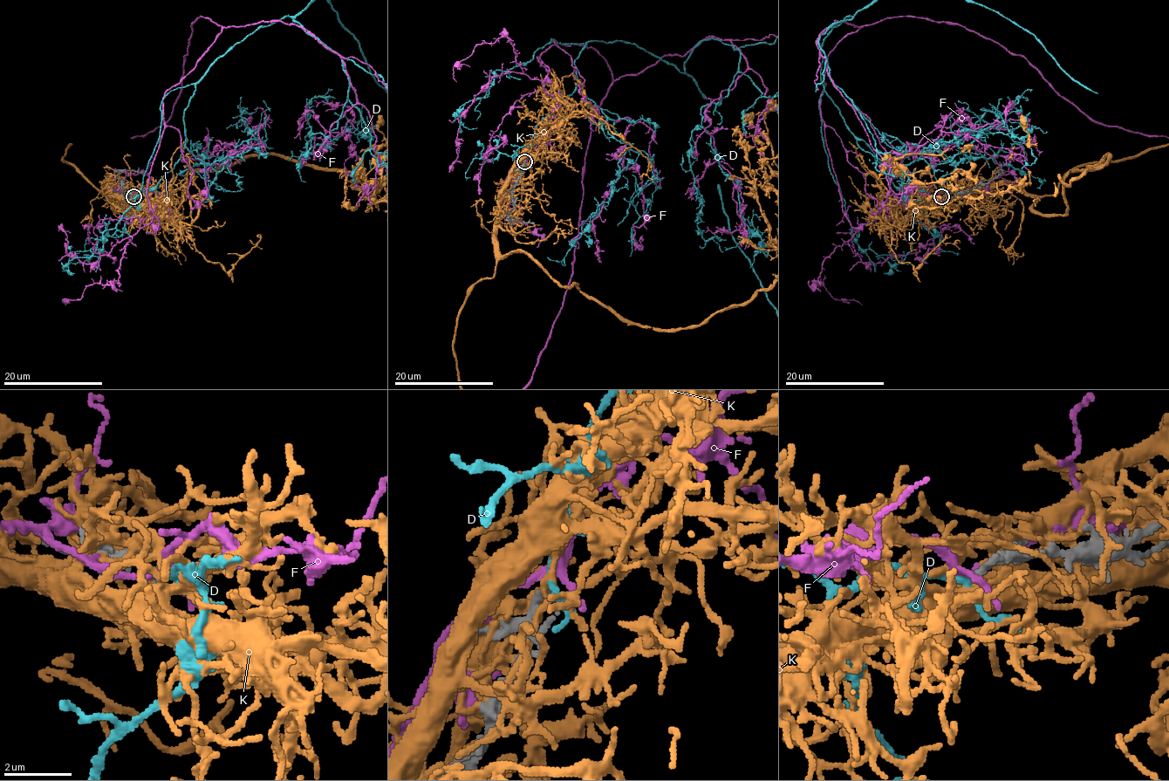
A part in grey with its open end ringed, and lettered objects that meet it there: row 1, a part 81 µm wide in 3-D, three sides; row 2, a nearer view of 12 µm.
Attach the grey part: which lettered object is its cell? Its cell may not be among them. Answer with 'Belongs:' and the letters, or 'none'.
Belongs: D

